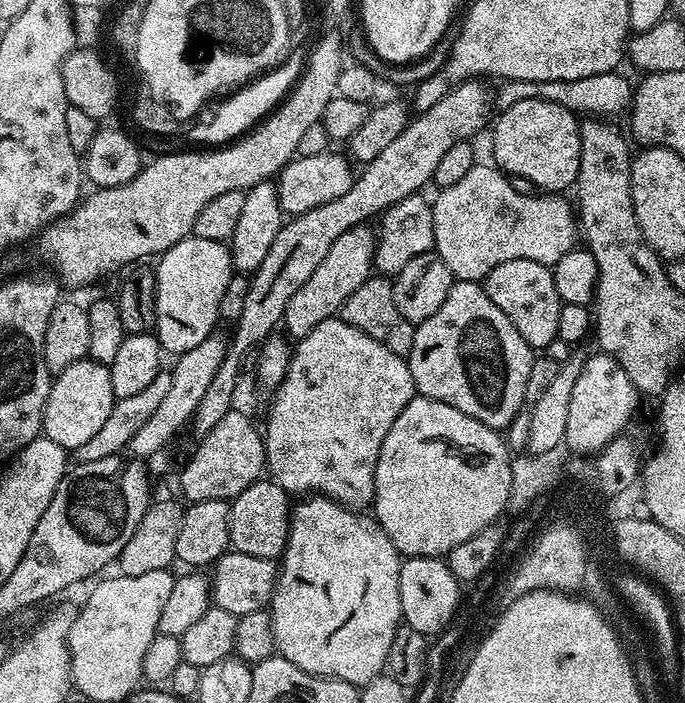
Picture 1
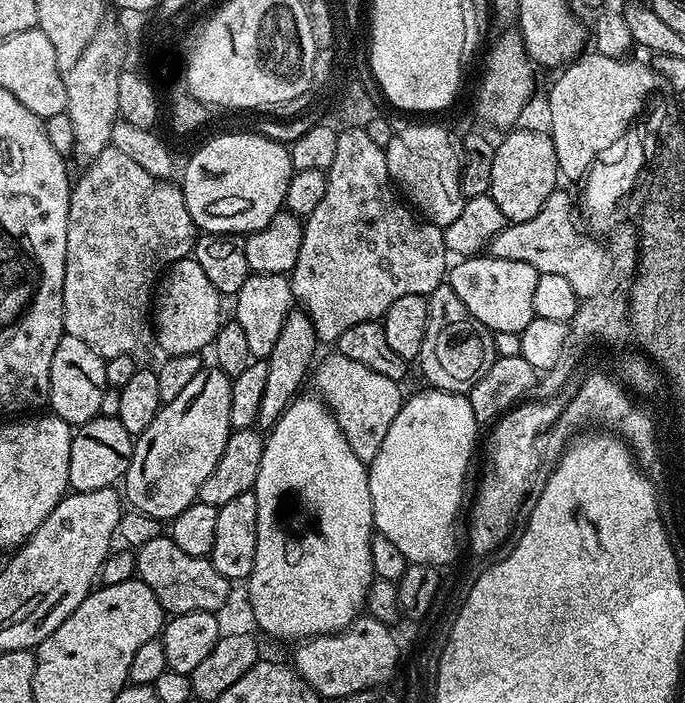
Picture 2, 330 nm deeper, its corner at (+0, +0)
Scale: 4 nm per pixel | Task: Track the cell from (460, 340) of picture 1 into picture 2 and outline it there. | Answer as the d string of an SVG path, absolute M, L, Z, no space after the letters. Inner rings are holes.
M446 282L439 284L428 296L428 319L426 334L420 343L418 365L424 371L425 378L432 383L429 385L441 392L471 392L496 360L493 333L482 326L482 322L478 322L466 306L462 306L458 294L454 294Z

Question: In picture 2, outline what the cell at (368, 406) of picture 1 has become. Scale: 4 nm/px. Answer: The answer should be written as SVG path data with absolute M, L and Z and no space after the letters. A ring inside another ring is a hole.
M331 355L315 365L315 391L331 408L342 434L346 434L346 442L350 442L350 450L354 450L360 460L370 462L378 454L378 446L382 446L386 430L398 414L402 403L401 385L386 378L386 374L378 374L378 370L370 370L370 366L362 366L362 362L354 362L354 358Z

